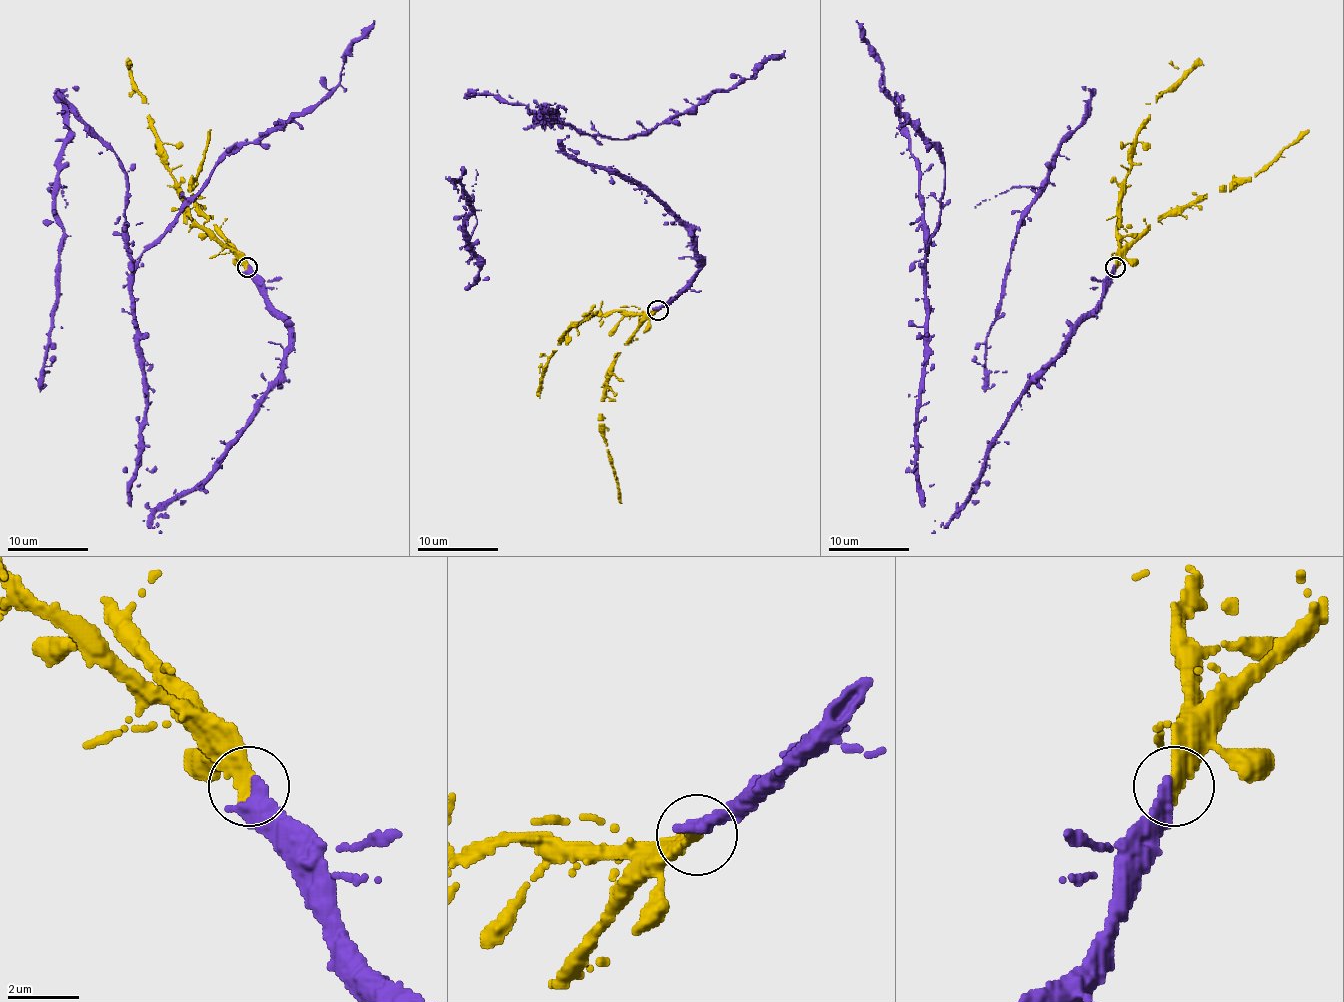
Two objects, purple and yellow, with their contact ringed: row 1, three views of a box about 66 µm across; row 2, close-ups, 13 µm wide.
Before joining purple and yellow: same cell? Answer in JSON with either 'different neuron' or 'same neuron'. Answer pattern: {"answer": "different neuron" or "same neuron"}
{"answer": "same neuron"}

